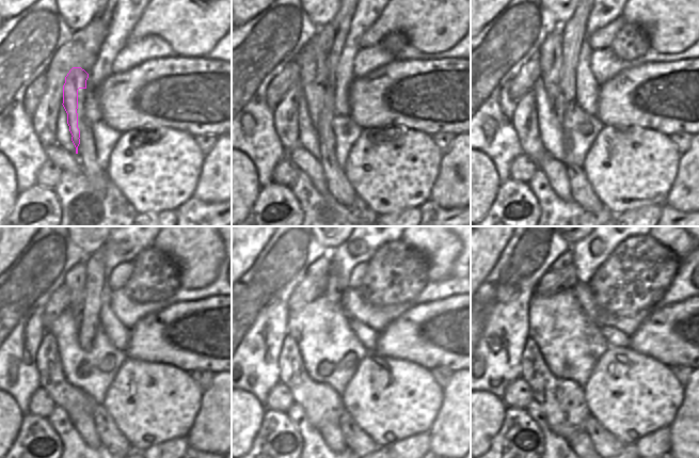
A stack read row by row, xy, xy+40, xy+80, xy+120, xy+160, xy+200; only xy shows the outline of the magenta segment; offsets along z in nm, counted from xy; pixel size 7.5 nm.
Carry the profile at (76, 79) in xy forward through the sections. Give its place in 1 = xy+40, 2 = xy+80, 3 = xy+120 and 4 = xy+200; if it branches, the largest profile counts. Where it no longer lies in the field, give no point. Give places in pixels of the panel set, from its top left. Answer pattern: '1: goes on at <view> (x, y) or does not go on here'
1: goes on at xy+40 (311, 59)
2: goes on at xy+80 (551, 51)
3: goes on at xy+120 (75, 279)
4: goes on at xy+200 (566, 259)

